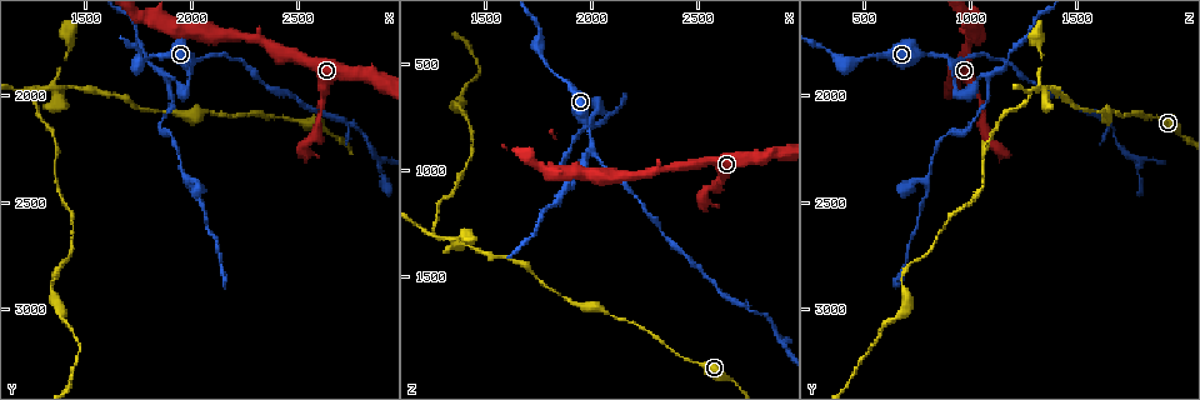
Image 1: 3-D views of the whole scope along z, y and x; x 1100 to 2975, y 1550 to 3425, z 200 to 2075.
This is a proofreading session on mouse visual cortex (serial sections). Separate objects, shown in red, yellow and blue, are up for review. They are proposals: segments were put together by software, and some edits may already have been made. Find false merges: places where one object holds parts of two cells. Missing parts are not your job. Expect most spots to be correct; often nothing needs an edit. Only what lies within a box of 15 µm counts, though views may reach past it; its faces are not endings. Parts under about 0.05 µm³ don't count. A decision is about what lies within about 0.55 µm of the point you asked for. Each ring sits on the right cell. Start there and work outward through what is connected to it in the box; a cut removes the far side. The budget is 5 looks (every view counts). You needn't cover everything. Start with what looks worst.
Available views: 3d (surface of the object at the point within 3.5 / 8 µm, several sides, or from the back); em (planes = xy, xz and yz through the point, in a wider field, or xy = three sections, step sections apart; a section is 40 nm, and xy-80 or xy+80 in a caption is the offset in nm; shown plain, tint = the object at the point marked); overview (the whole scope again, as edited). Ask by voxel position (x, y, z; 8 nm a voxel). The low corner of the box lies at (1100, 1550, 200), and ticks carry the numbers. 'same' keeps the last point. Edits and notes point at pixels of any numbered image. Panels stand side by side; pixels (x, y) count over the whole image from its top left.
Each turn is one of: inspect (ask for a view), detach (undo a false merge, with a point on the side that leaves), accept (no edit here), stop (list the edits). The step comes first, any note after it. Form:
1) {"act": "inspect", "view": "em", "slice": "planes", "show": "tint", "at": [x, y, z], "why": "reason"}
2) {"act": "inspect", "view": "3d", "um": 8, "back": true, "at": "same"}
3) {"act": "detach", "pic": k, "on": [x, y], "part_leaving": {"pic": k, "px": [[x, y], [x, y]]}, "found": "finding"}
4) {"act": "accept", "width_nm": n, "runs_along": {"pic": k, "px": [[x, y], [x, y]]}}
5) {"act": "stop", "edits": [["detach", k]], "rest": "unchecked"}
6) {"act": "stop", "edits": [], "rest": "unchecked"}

{"act": "inspect", "view": "3d", "um": 3.5, "at": [1370, 1960, 1340], "why": "four or more arms meet"}

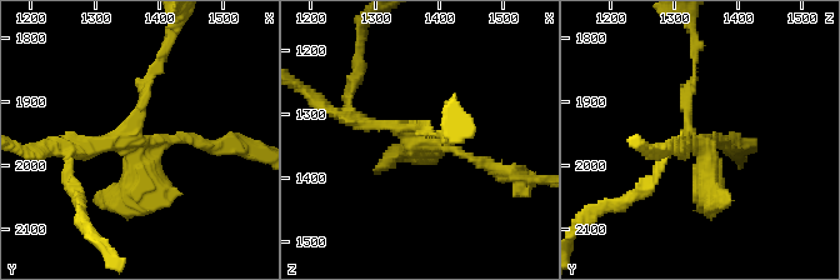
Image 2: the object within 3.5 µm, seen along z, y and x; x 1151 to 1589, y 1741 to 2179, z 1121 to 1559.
{"act": "inspect", "view": "em", "slice": "xy", "step": 2, "show": "tint", "at": [1380, 1970, 1345], "arms": 4, "arm_widths_nm": [150, 150, 150, 350], "why": "shape alone is not enough"}

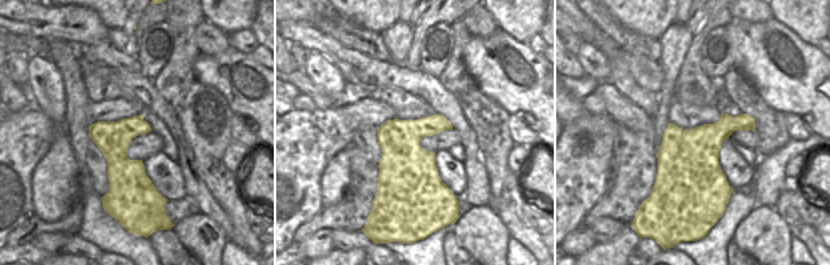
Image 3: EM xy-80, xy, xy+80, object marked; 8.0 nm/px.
{"act": "inspect", "view": "em", "slice": "planes", "show": "tint", "at": "same", "why": "cut it another way"}

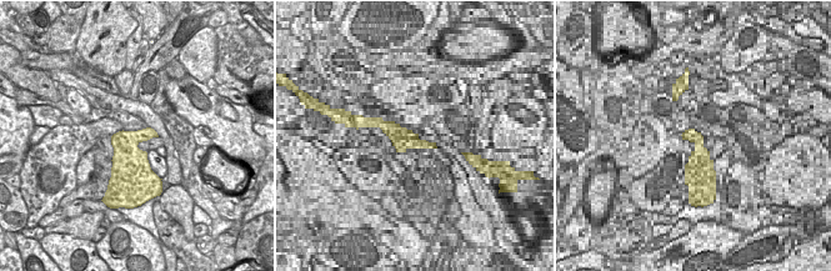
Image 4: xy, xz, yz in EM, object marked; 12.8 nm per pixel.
{"act": "accept", "runs_along": {"pic": 2, "px": [[503, 170], [353, 115]]}, "found": "continuous, no second cell"}

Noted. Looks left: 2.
{"act": "inspect", "view": "3d", "um": 8, "at": [2000, 1830, 890], "why": "three arms meet"}

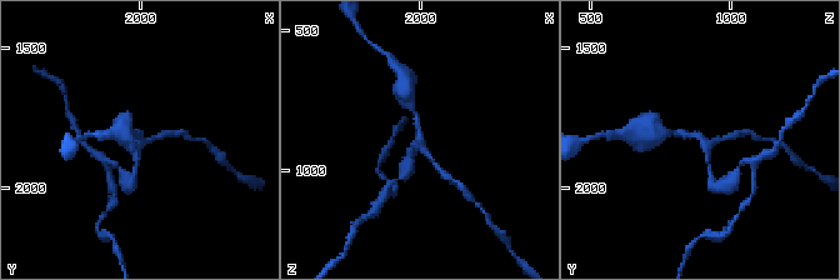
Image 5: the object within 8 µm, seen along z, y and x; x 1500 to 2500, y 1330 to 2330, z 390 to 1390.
{"act": "inspect", "view": "em", "slice": "planes", "show": "tint", "at": [2000, 1830, 890], "arms": 3, "arm_widths_nm": [150, 150, 150], "why": "need the tissue"}

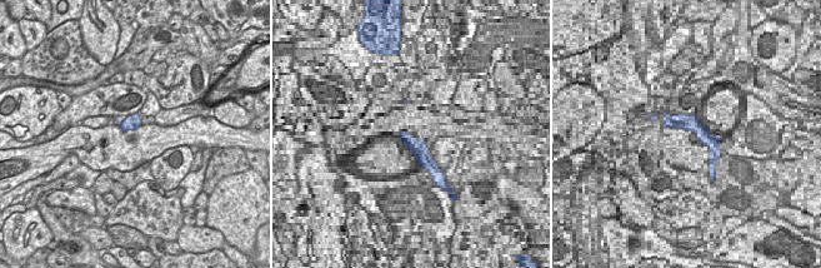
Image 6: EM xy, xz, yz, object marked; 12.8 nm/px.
{"act": "accept", "found": "all the same cell"}

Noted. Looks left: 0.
{"act": "stop", "edits": [], "rest": "unchecked"}

